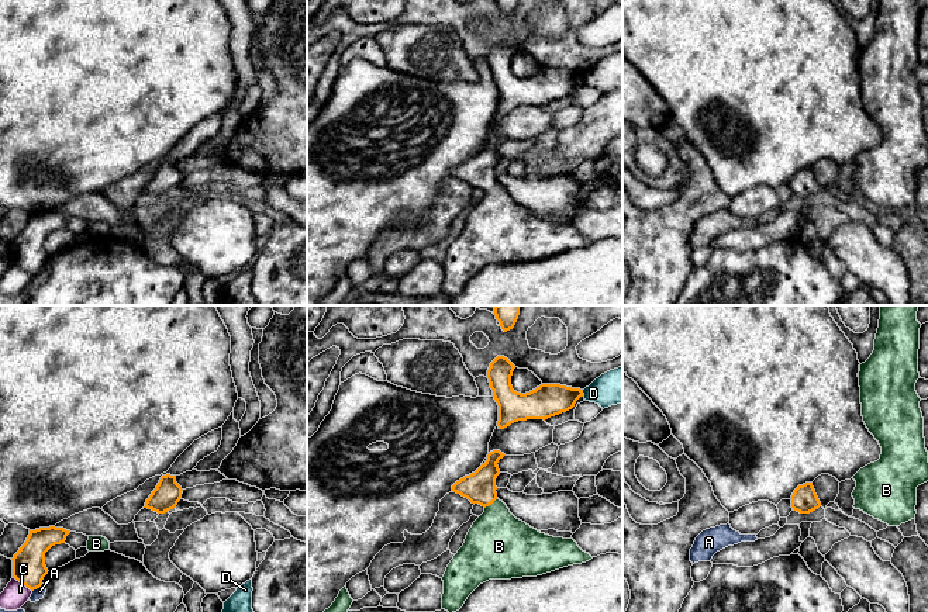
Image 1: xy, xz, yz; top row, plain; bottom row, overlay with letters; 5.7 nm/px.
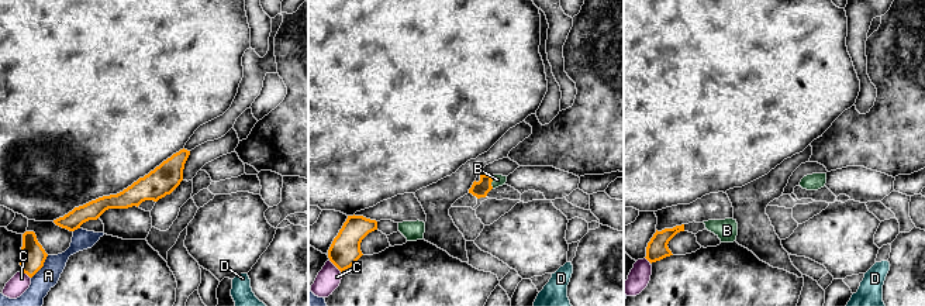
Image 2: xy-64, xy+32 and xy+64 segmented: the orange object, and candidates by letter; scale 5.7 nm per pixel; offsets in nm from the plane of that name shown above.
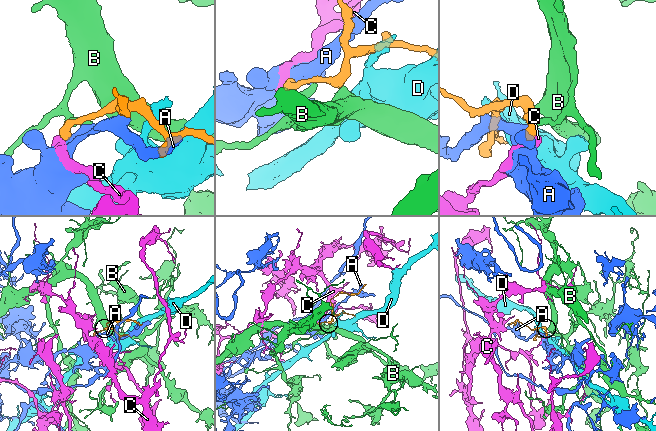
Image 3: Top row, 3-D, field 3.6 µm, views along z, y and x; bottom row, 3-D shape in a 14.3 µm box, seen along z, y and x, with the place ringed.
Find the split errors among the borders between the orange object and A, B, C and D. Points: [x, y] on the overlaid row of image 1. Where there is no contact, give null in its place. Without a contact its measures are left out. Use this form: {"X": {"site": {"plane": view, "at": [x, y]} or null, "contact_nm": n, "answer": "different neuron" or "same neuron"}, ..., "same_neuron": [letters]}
{"A": {"site": {"plane": "xy", "at": [37, 587]}, "contact_nm": 80, "answer": "different neuron"}, "B": {"site": {"plane": "xz", "at": [490, 504]}, "contact_nm": 100, "answer": "same neuron"}, "C": {"site": {"plane": "xy", "at": [23, 584]}, "contact_nm": 140, "answer": "different neuron"}, "D": {"site": {"plane": "xz", "at": [582, 393]}, "contact_nm": 40, "answer": "different neuron"}, "same_neuron": ["B"]}

